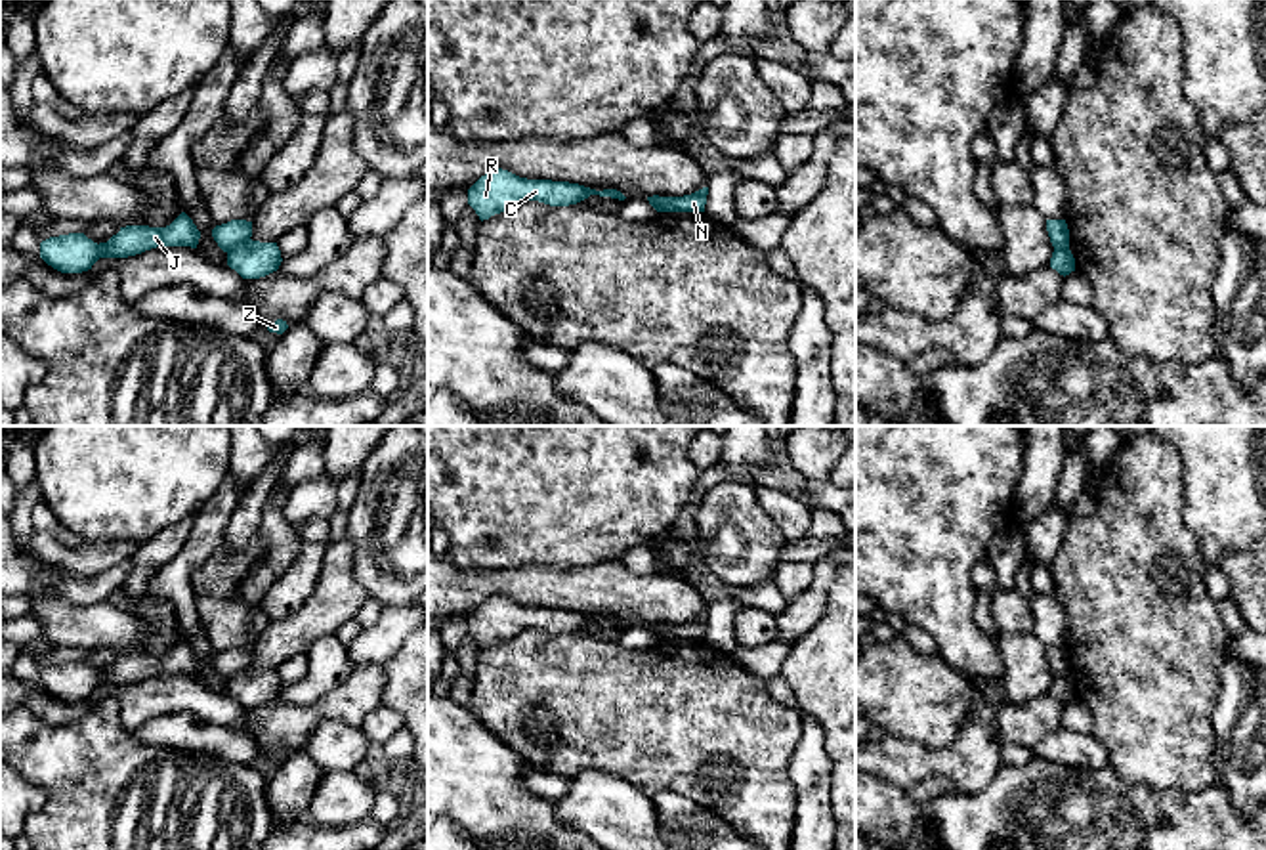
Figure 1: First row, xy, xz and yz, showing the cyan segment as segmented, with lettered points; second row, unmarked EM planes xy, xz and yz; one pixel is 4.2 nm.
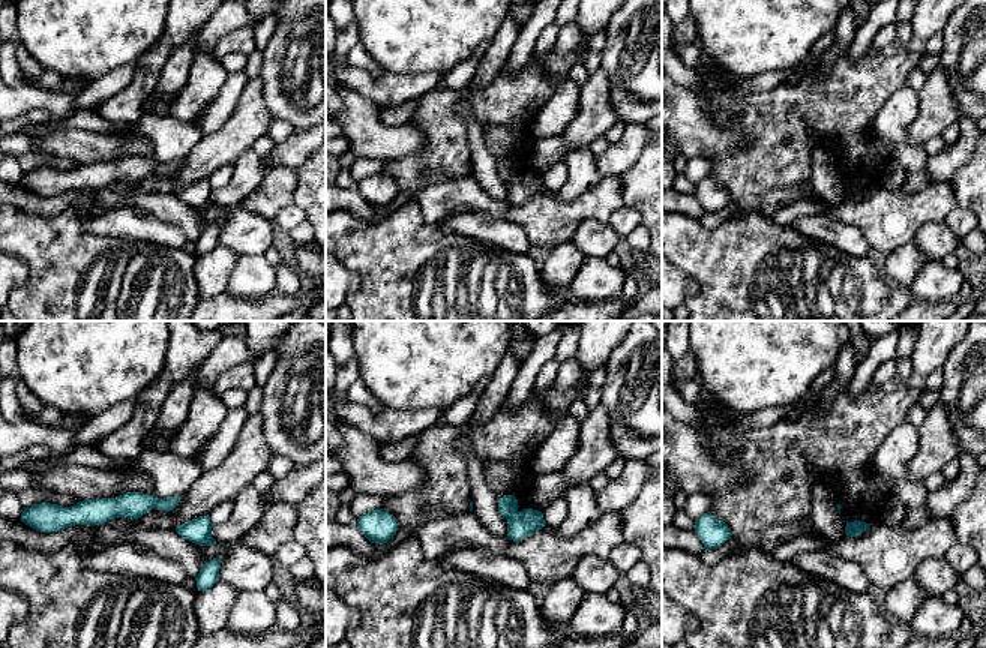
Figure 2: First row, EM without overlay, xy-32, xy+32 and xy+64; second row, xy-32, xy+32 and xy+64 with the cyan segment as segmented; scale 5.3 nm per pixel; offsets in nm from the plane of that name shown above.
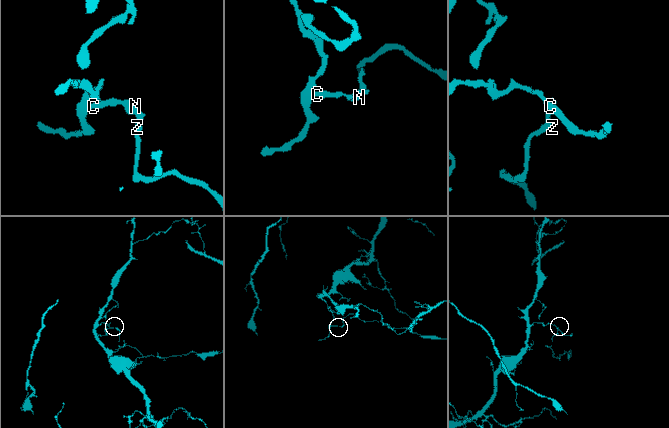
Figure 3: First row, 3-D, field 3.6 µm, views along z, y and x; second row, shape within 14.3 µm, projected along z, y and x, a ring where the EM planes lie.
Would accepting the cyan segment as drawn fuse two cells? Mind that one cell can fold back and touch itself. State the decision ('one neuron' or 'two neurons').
two neurons

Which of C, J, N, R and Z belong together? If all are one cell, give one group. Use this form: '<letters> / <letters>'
C J R / N Z

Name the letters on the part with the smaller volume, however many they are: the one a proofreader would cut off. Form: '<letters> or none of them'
N, Z

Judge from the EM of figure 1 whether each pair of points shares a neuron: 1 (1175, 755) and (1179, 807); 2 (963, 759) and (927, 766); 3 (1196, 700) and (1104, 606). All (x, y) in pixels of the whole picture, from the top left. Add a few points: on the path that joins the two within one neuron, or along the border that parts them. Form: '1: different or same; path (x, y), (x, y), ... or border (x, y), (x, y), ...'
1: different; border (1217, 780), (1190, 791), (1154, 789), (1133, 784)
2: same; path (953, 761), (936, 763)
3: same; path (1171, 677), (1129, 629)

